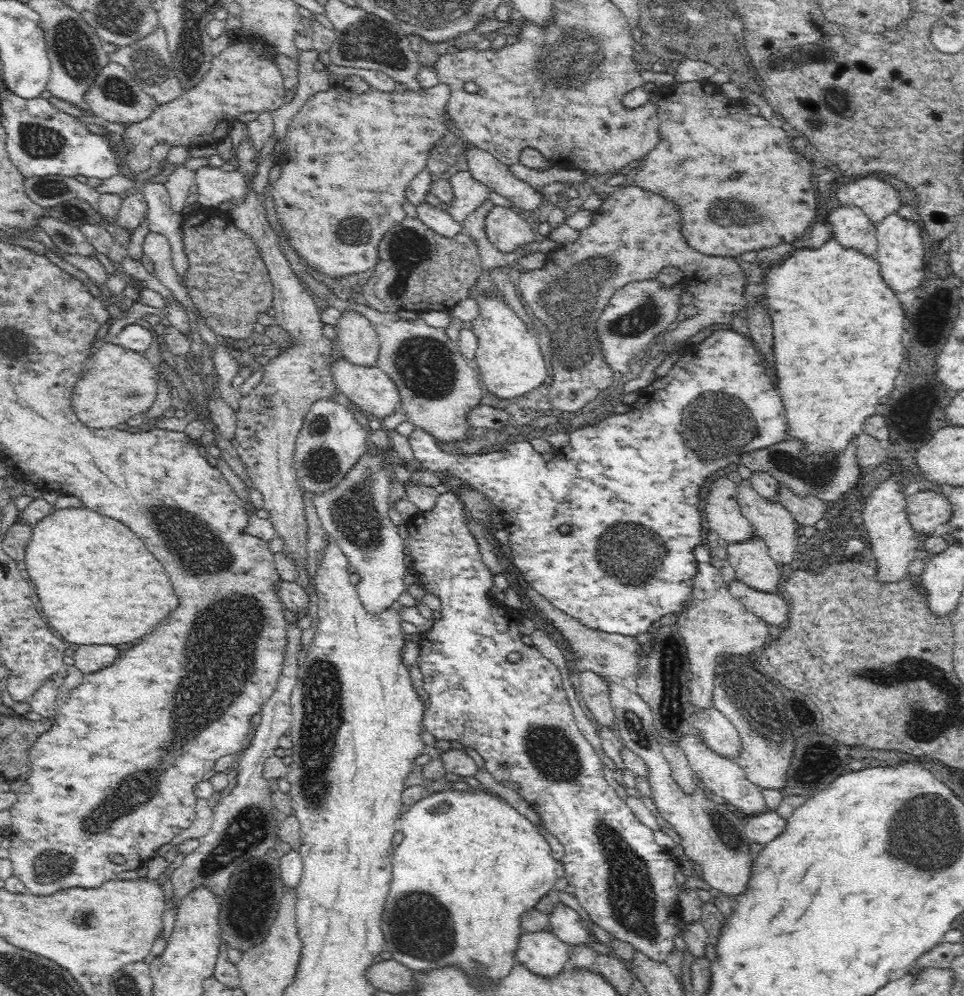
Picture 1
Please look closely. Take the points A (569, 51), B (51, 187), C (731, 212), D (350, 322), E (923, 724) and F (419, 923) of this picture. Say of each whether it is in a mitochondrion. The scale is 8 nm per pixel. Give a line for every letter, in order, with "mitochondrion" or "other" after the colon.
A: mitochondrion
B: mitochondrion
C: mitochondrion
D: other
E: mitochondrion
F: mitochondrion

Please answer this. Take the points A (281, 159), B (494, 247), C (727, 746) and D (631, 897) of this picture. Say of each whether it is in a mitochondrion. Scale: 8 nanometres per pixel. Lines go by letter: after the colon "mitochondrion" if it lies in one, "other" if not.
A: other
B: other
C: other
D: mitochondrion

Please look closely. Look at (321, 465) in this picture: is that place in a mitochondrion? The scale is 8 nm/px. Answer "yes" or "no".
yes

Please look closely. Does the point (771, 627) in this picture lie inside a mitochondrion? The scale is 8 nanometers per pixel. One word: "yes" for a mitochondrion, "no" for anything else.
no

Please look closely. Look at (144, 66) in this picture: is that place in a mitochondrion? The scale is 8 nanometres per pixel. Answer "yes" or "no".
yes

